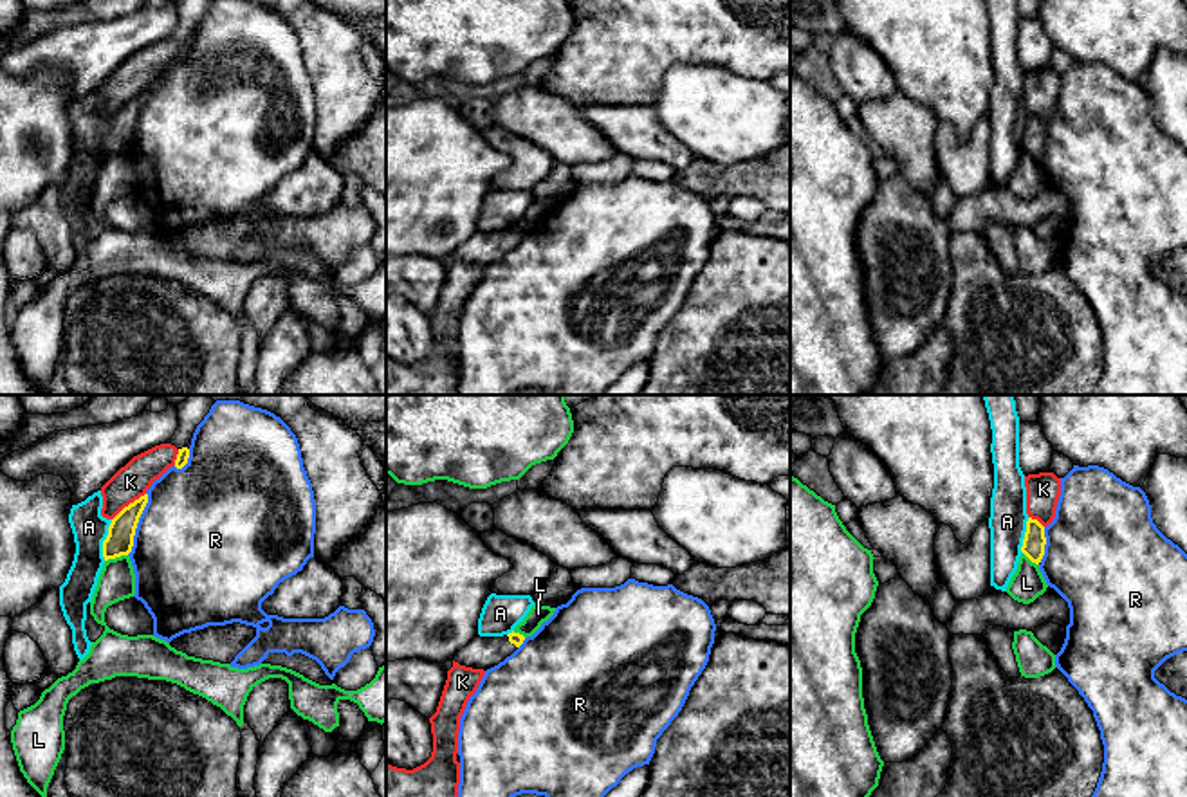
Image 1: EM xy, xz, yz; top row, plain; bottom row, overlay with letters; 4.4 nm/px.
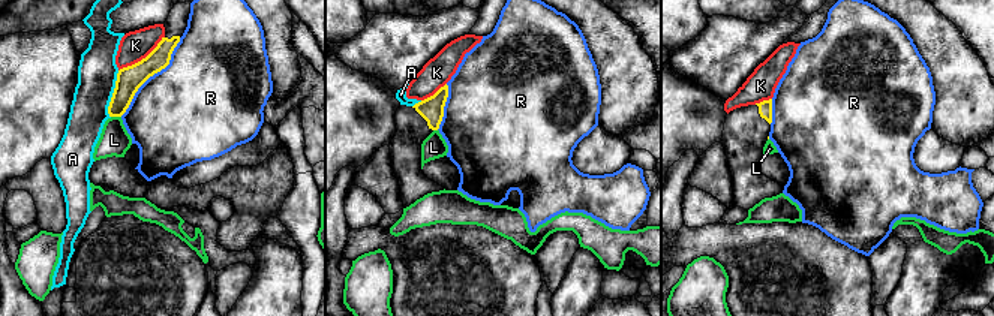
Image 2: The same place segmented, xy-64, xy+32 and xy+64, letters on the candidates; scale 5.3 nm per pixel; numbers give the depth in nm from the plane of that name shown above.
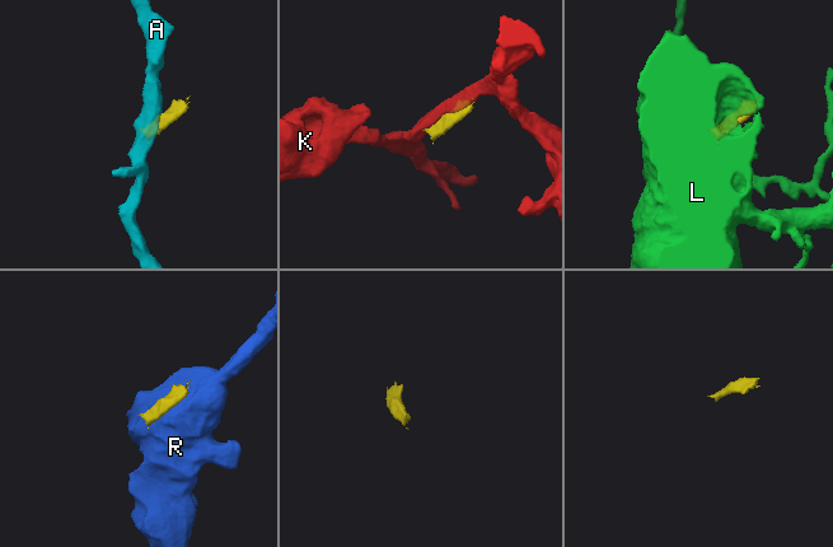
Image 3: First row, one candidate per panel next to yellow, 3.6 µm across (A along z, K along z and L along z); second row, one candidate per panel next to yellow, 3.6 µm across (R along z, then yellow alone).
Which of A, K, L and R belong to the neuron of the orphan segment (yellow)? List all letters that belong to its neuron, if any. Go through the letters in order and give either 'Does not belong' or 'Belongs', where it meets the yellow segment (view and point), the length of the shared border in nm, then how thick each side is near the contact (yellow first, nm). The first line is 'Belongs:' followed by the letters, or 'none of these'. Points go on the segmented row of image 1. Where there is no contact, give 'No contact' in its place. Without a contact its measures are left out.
Belongs: none of these
A: Does not belong. Touches yellow at xy (105, 540). Shared border 190 nm. Thickness 120 nm (yellow) against 160 nm
K: Does not belong. Touches yellow at xy (130, 503). Shared border 200 nm. Thickness 120 nm (yellow) against 160 nm
L: Does not belong. Touches yellow at xy (116, 556). Shared border 110 nm. Thickness 120 nm (yellow) against 160 nm
R: Does not belong. Touches yellow at xy (138, 522). Shared border 300 nm. Thickness 120 nm (yellow) against 500 nm

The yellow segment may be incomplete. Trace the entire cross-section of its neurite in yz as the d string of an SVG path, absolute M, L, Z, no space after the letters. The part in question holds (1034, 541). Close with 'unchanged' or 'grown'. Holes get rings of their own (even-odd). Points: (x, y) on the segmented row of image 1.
M1028 518L1021 552L1032 563L1039 564L1044 555L1044 545L1046 545L1044 527L1037 519Z; unchanged

